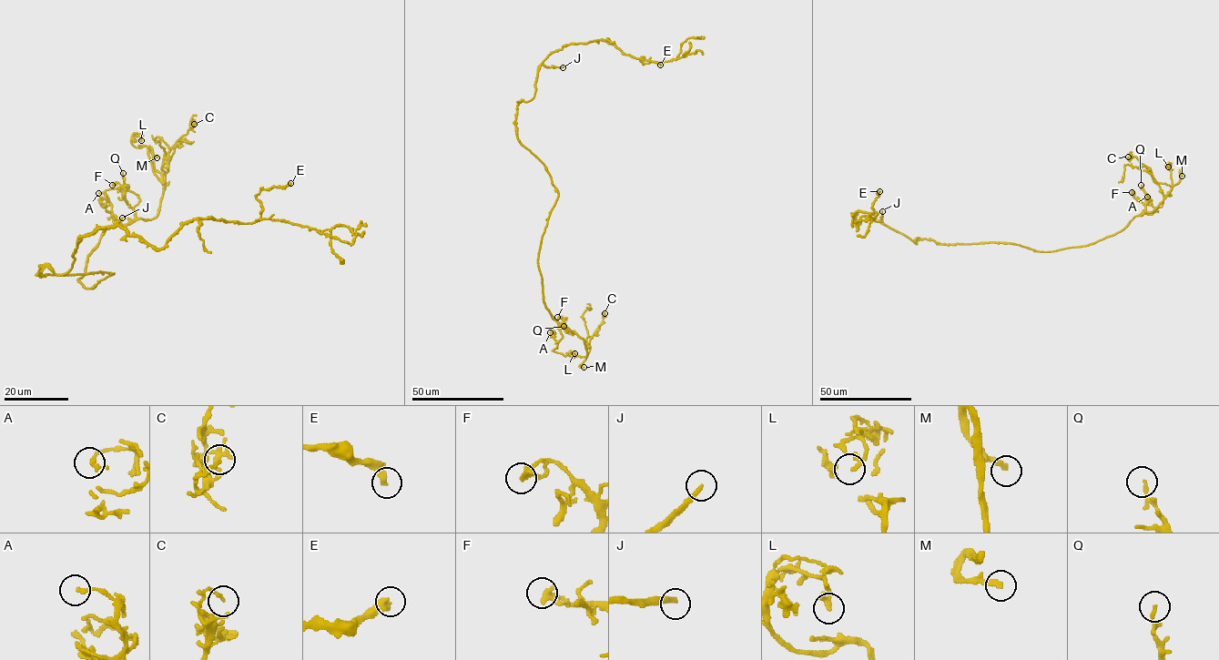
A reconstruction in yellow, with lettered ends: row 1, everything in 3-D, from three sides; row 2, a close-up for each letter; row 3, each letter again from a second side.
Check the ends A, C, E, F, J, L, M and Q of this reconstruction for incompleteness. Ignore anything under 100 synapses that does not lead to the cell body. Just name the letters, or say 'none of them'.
J, M

